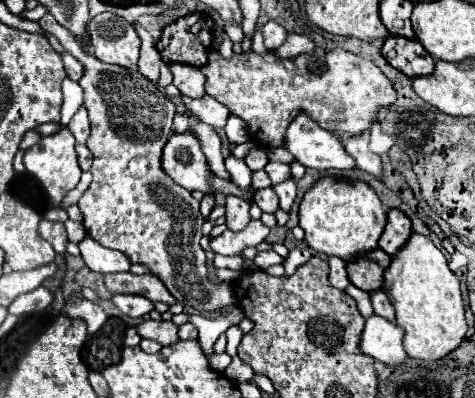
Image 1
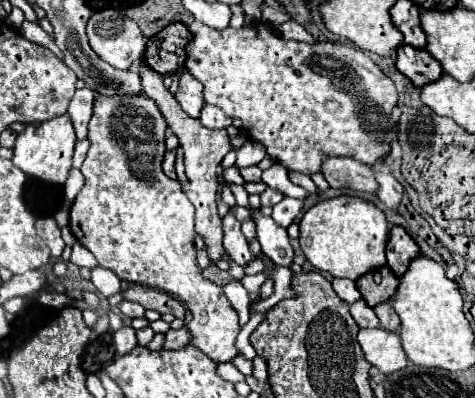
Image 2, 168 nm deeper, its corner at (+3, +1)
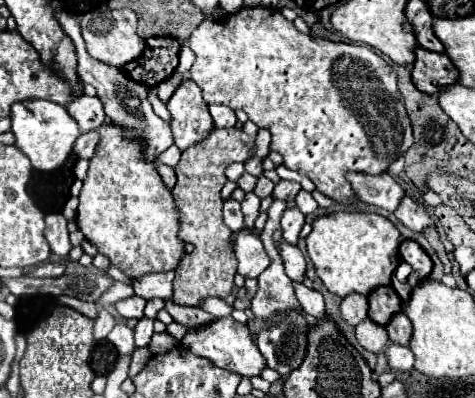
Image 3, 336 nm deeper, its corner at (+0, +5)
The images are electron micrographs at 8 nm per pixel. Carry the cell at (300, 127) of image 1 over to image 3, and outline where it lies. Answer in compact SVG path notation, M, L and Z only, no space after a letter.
M349 171L345 173L345 177L361 201L383 207L387 211L395 211L401 197L405 195L403 187L387 171L379 175L363 175Z

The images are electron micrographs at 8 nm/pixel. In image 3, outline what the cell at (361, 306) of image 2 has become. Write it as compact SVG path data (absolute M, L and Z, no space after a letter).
M367 317L365 321L361 321L361 323L355 327L355 331L357 331L357 341L359 341L365 349L369 349L369 351L373 351L373 353L379 353L381 347L389 341L389 339L387 339L387 333L383 331L383 325L371 321L369 317Z

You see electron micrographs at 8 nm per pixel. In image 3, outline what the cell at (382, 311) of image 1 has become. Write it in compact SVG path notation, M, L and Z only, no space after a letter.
M395 313L391 317L391 321L385 325L387 329L387 335L393 343L401 343L401 345L409 345L409 339L411 339L411 321L407 319L405 313Z

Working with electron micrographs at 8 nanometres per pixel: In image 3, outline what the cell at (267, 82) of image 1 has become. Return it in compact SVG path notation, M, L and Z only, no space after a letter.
M243 7L237 13L225 15L223 19L217 21L209 21L205 19L187 39L189 47L195 53L195 63L191 67L191 79L203 89L203 97L207 103L217 103L217 105L227 105L233 111L243 109L247 113L247 117L263 129L269 129L273 139L271 139L271 151L281 153L283 155L283 165L291 171L297 171L305 177L309 177L317 189L321 193L325 193L327 197L339 201L339 203L347 203L351 199L355 199L351 185L345 179L347 171L363 171L363 173L383 173L387 171L389 163L395 161L397 157L401 157L411 145L413 145L413 133L411 133L411 123L407 117L407 111L403 107L403 99L397 91L397 75L391 69L391 65L387 65L383 61L383 57L379 57L373 49L365 47L365 45L351 45L351 43L339 43L339 41L327 41L327 39L319 39L313 35L303 35L299 33L291 21L287 21L277 9L273 7Z

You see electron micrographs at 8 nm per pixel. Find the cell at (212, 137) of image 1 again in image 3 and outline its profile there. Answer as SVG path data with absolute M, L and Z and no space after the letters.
M281 239L279 241L279 249L281 249L281 257L283 257L283 263L285 263L285 271L287 275L293 279L293 281L303 281L303 275L305 275L305 257L303 257L303 251Z

